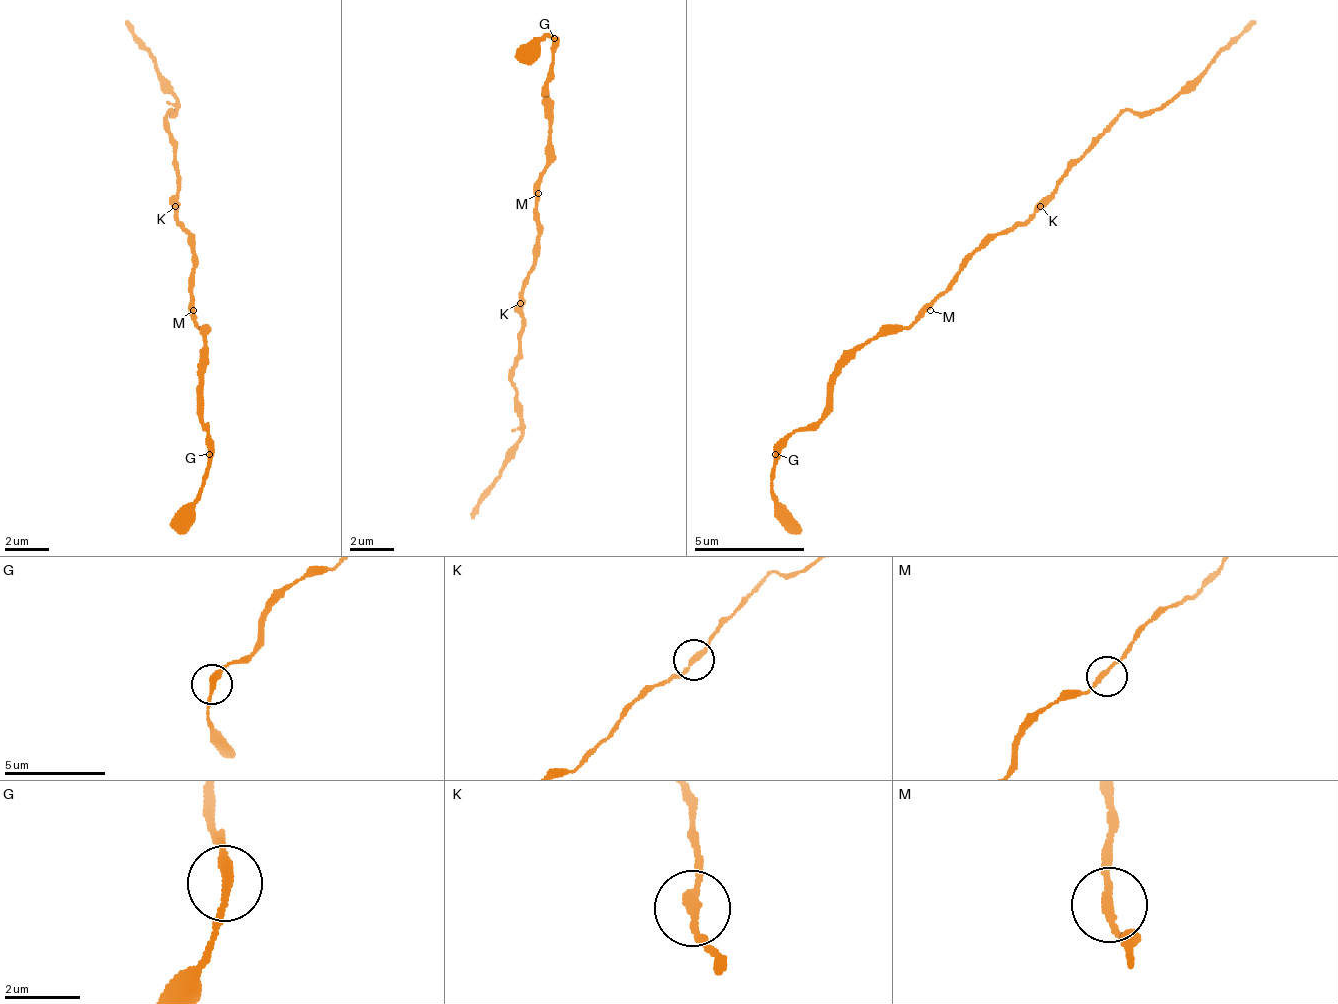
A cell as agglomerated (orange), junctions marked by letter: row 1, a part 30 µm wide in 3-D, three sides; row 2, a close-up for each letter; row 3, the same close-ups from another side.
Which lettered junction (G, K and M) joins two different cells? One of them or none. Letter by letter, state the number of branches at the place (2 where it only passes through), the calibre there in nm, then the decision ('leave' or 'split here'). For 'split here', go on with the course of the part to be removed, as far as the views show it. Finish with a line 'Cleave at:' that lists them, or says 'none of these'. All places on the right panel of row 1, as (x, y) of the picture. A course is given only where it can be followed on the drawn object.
G: branches 2; calibre 240 nm; leave
K: branches 2; calibre 220 nm; leave
M: branches 2; calibre 200 nm; leave
Cleave at: none of these

